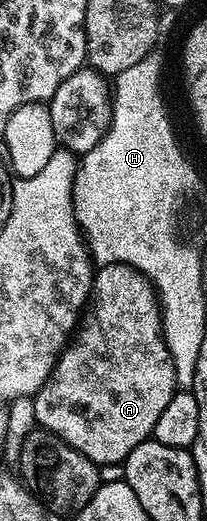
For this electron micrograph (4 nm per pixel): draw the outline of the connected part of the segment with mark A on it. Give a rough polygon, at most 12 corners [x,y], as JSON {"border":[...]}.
{"border":[[102,265],[33,397],[100,466],[152,439],[176,391],[147,277]]}

